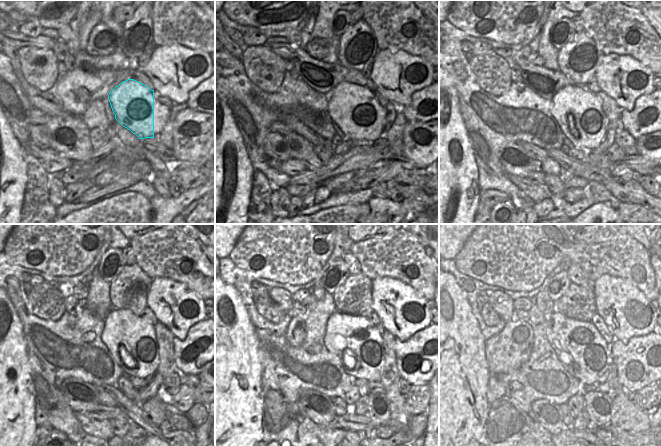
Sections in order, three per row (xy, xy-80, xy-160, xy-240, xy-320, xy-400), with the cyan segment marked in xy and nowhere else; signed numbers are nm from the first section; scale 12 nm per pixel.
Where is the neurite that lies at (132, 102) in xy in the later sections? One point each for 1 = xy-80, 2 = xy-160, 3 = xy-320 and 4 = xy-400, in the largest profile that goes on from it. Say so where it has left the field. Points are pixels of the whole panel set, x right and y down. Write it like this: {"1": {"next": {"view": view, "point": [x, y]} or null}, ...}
{"1": {"next": {"view": "xy-80", "point": [354, 108]}}, "2": {"next": {"view": "xy-160", "point": [578, 110]}}, "3": {"next": {"view": "xy-320", "point": [360, 361]}}, "4": {"next": {"view": "xy-400", "point": [581, 359]}}}

